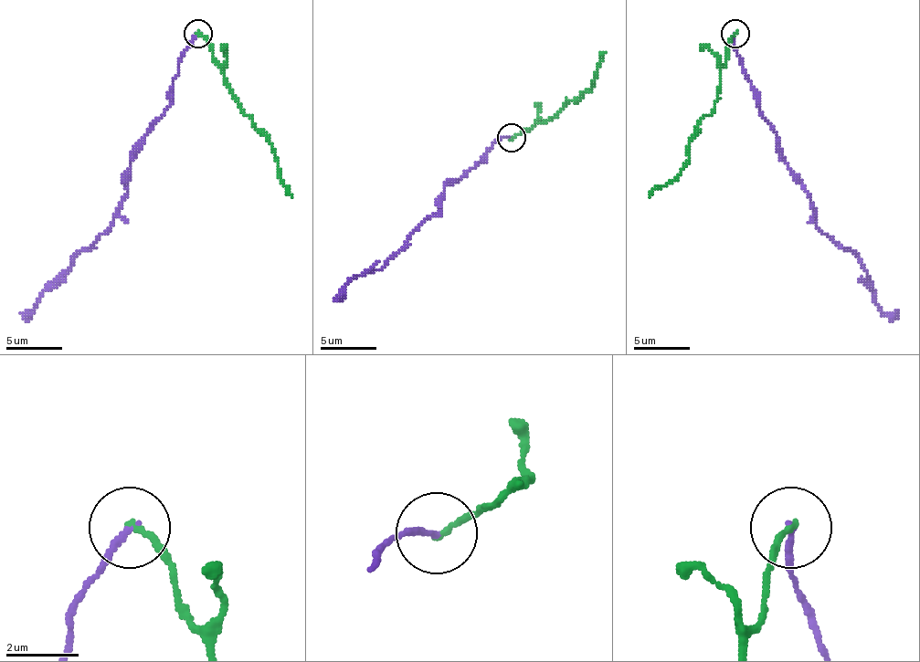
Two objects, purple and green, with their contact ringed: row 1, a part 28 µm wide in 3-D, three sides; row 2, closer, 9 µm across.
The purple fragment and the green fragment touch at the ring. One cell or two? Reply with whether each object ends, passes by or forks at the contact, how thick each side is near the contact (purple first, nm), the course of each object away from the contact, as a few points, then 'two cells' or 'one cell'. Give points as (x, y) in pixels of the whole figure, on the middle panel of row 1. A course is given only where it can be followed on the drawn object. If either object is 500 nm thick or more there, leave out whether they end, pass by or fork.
purple ends; green ends; calibres 170 and 170 nm; course purple (512, 137), (501, 137), (483, 160), (444, 188), (441, 207), (387, 261), (351, 281), (336, 301); course green (512, 137), (534, 122), (544, 122), (580, 94), (588, 91), (606, 52); two cells

